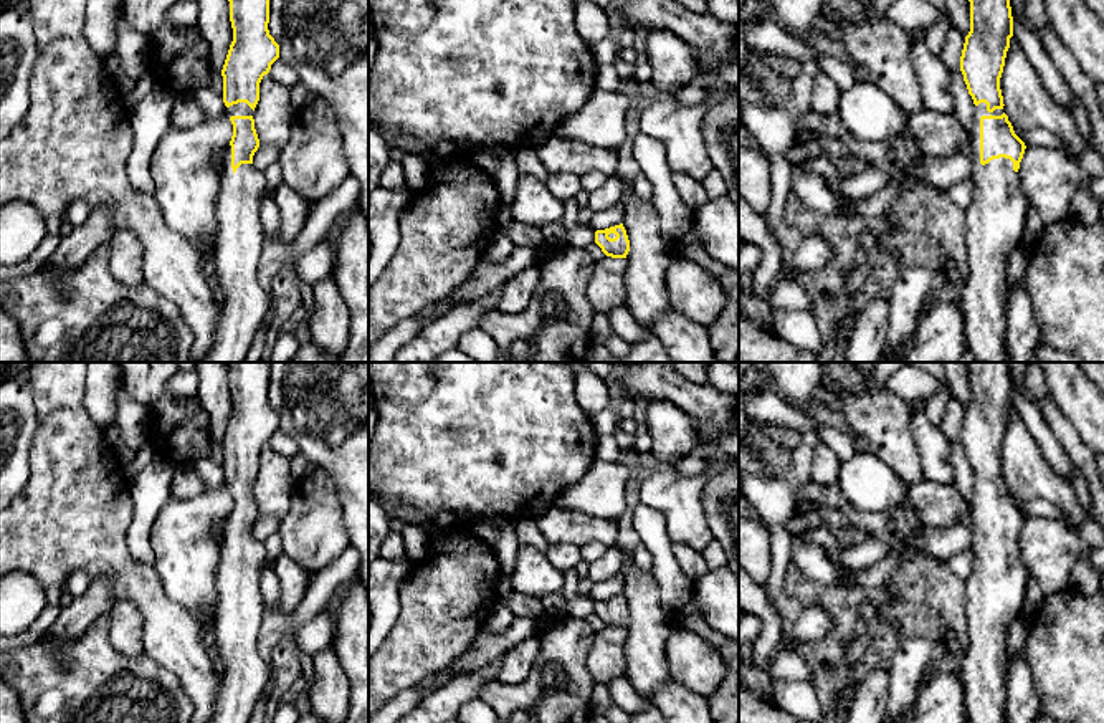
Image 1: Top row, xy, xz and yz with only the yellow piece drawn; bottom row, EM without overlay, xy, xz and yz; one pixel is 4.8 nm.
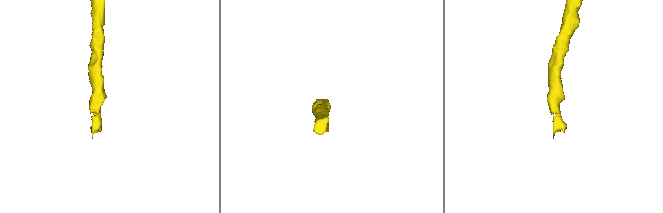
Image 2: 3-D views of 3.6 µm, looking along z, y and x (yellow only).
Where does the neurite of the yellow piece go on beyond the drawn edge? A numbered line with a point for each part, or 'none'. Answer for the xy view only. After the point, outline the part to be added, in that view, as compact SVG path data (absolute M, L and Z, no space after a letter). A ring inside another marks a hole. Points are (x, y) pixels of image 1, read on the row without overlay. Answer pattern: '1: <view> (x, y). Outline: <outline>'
1: xy (238, 611). Outline: M231 516L225 520L212 627L223 672L208 723L248 723L273 677L269 663L256 650L256 640L264 607L259 581L274 561L253 534L241 534L233 541Z

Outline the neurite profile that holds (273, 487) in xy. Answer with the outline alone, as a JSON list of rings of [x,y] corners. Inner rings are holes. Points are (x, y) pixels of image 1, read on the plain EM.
[[[264,445],[259,453],[259,472],[255,478],[255,500],[259,515],[273,515],[284,520],[289,501],[296,488],[289,458],[276,453],[271,445]]]

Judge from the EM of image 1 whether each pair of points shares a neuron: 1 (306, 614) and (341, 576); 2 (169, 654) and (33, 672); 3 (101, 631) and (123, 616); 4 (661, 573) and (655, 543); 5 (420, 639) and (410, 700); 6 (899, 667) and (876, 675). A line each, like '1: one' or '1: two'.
1: one
2: two
3: two
4: one
5: two
6: two

